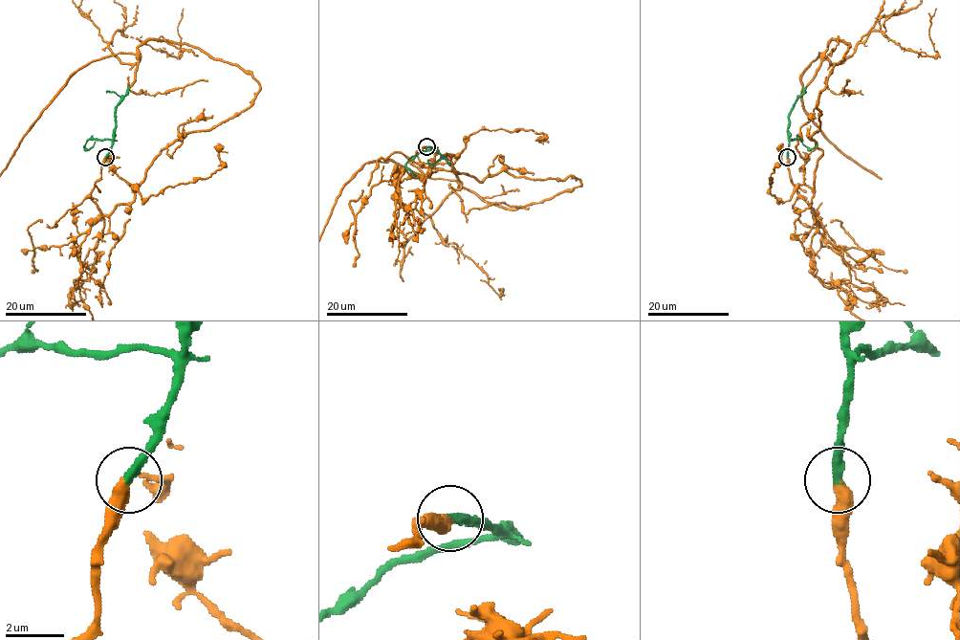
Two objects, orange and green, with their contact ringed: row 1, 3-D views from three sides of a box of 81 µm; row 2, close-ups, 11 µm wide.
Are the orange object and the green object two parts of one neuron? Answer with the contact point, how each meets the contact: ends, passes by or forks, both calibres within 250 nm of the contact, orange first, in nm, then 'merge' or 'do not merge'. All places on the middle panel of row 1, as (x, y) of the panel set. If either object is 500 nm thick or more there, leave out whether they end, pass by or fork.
(426, 146) | orange ends | green ends | 460/320 nm | merge

